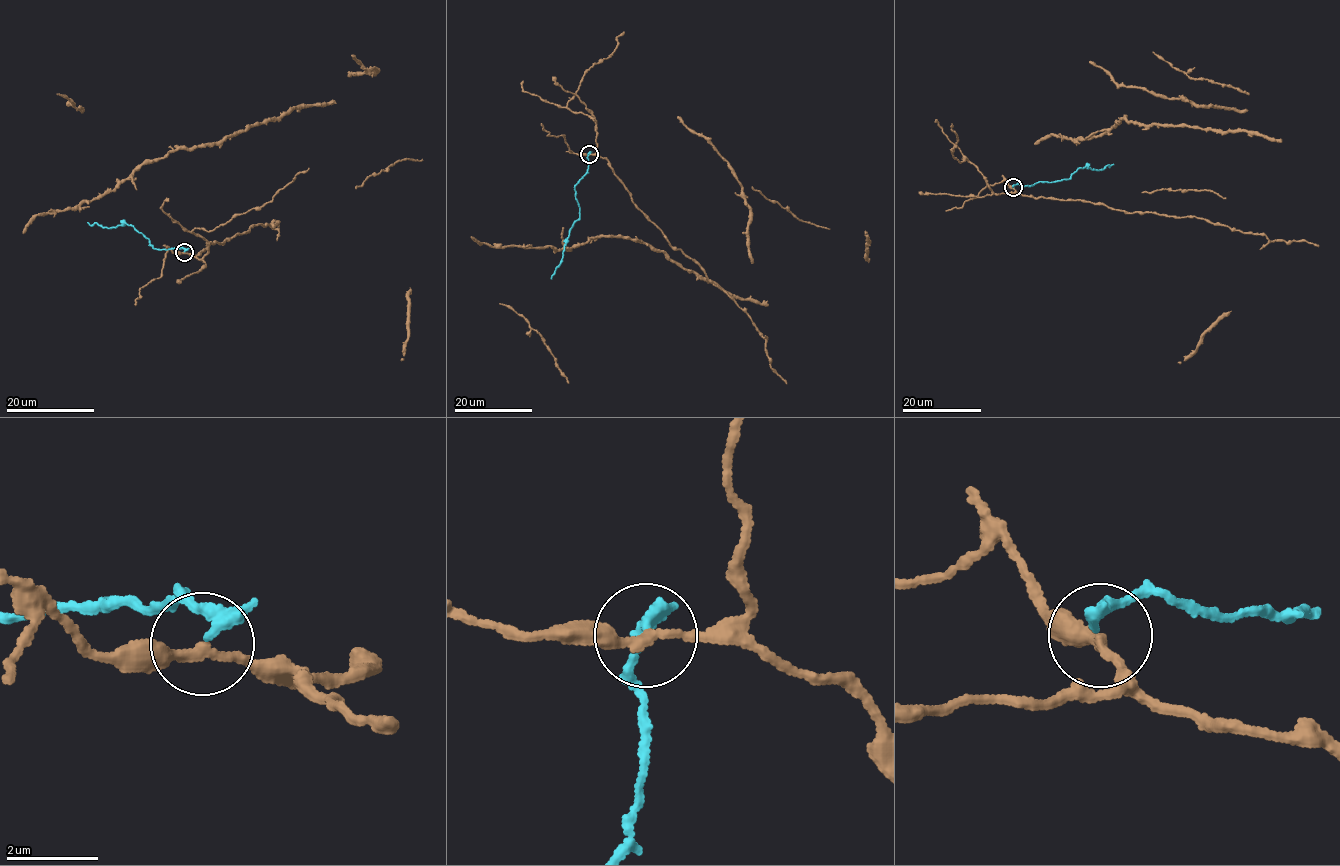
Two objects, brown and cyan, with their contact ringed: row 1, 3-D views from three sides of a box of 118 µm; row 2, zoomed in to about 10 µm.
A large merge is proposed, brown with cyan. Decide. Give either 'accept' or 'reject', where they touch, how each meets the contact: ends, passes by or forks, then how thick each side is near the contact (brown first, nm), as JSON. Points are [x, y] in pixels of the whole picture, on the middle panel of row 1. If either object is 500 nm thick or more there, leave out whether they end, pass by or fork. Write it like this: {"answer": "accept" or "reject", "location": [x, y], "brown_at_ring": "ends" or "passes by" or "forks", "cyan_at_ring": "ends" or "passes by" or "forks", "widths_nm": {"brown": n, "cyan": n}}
{"answer": "reject", "location": [589, 154], "brown_at_ring": "passes by", "cyan_at_ring": "passes by", "widths_nm": {"brown": 200, "cyan": 220}}

